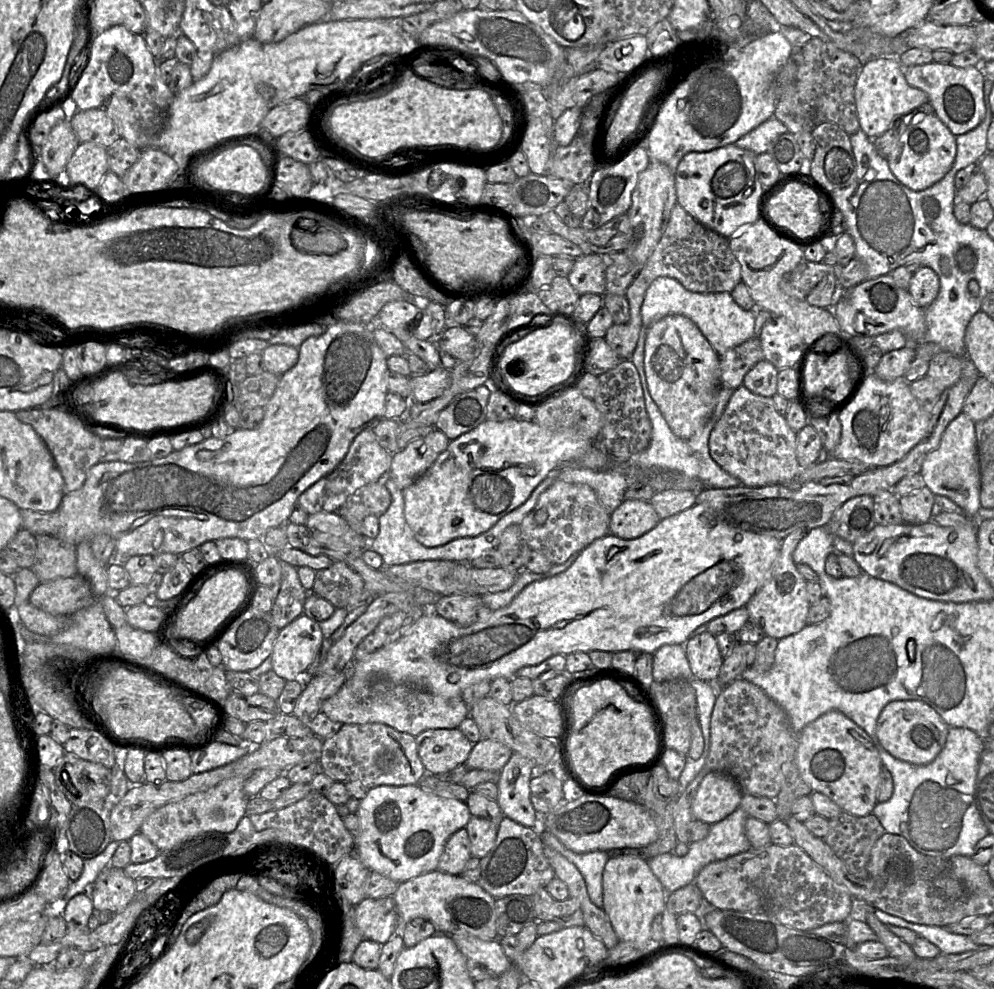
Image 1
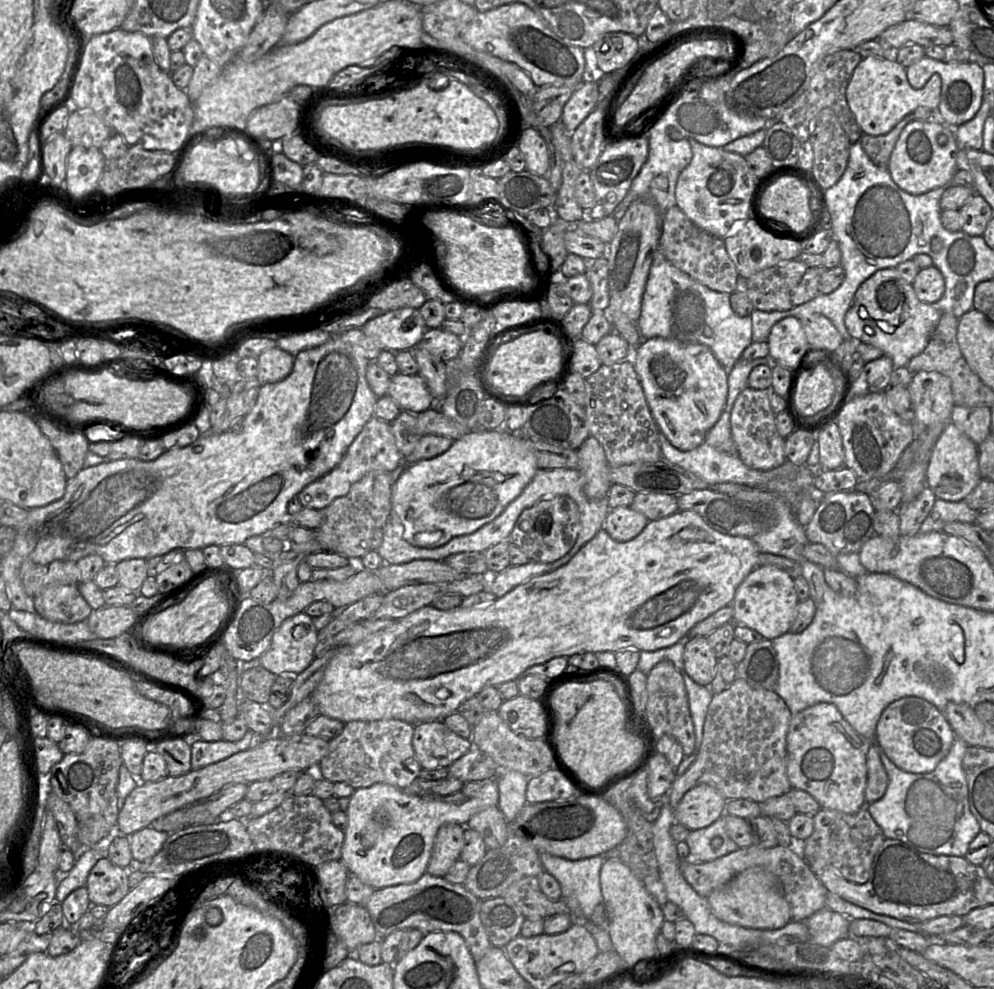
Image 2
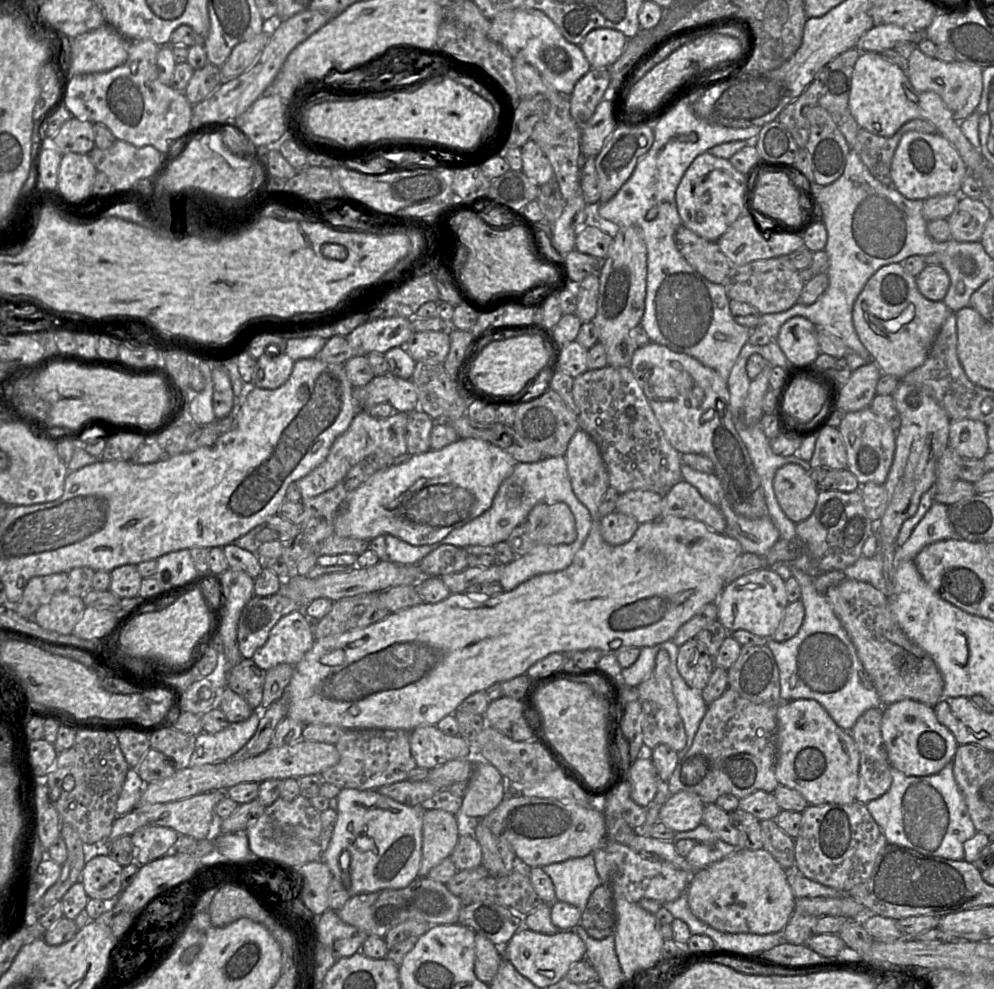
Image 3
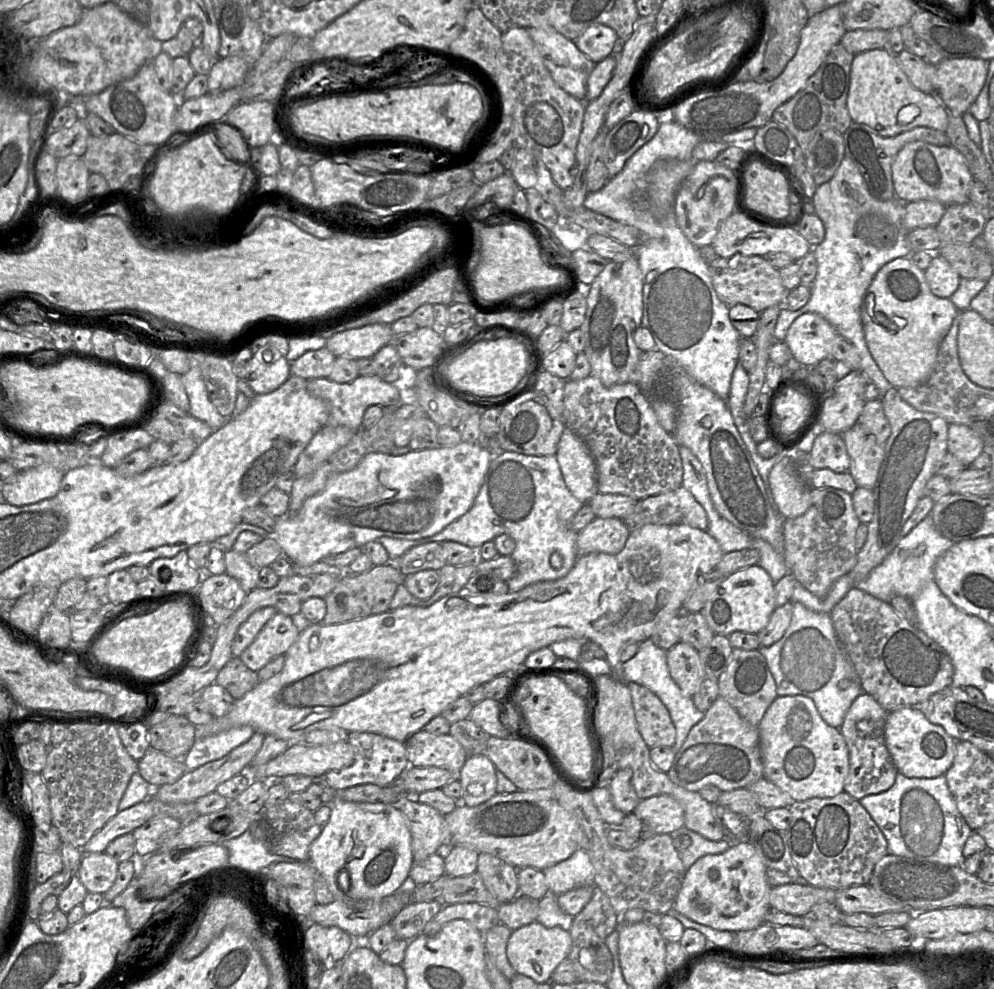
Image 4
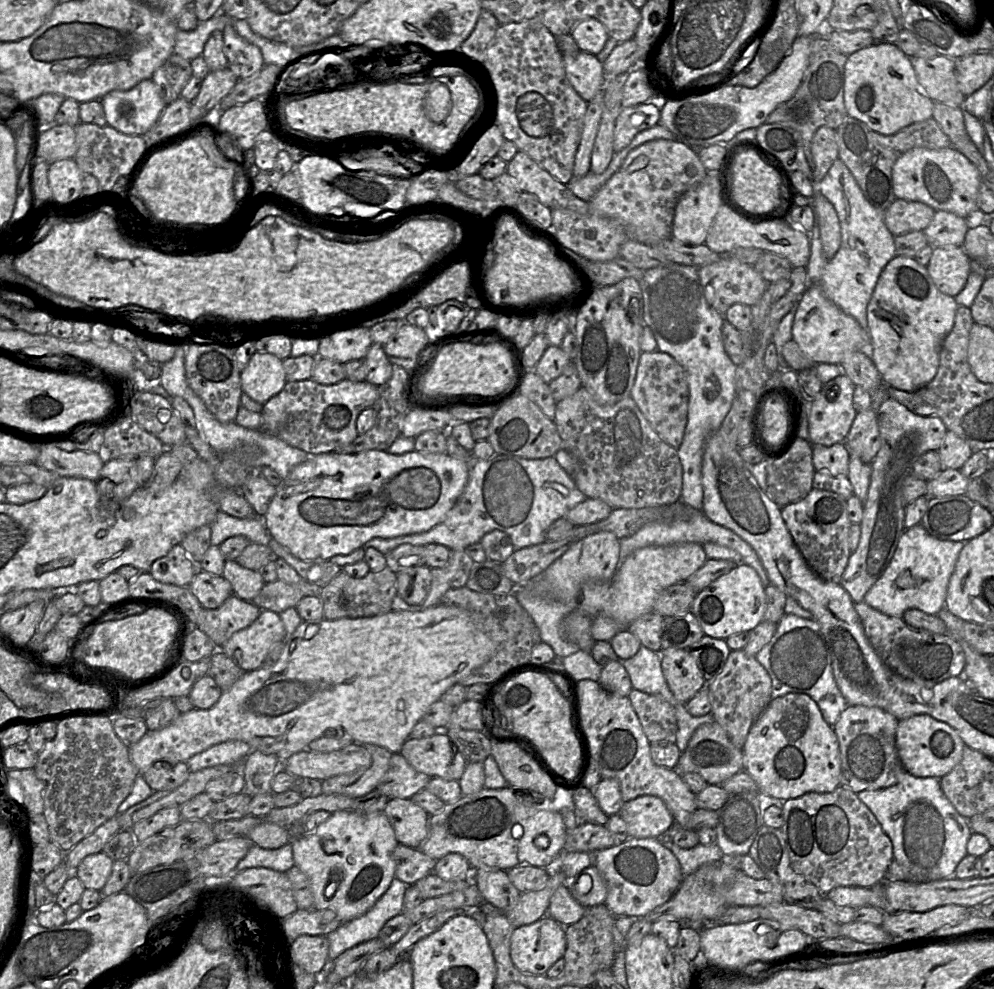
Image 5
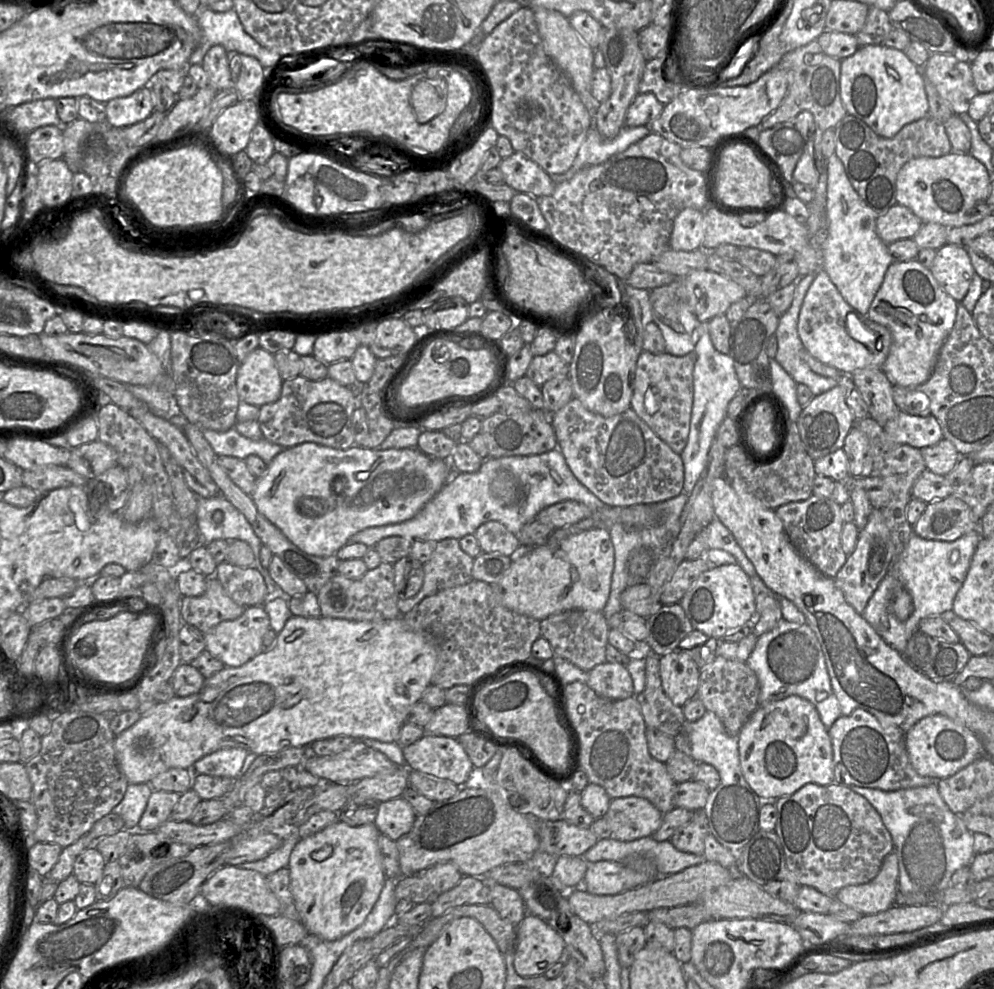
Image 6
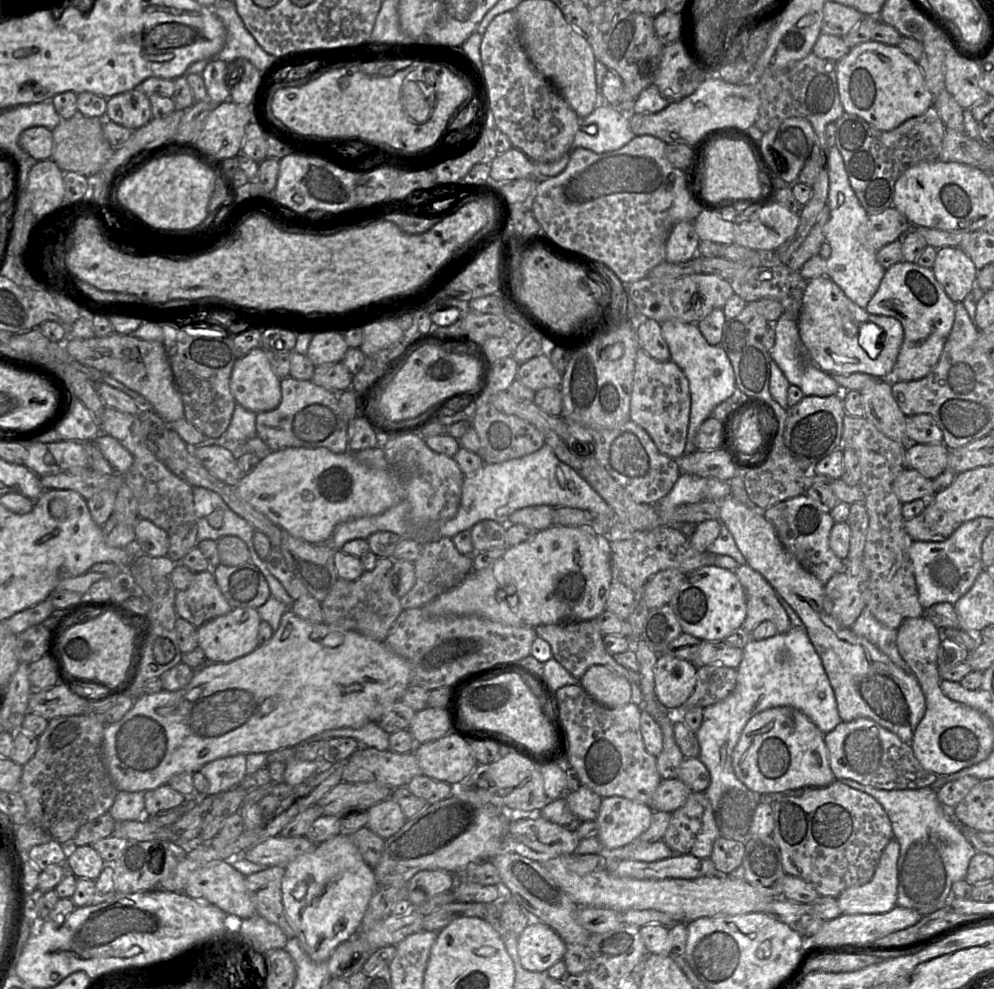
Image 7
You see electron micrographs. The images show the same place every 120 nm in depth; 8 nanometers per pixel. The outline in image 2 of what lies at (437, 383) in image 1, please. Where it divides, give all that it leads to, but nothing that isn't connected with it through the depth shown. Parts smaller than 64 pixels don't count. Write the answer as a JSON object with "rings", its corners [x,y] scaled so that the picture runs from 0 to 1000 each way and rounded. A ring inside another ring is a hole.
{"rings":[[[399,377],[392,382],[389,399],[392,400],[404,416],[422,419],[438,410],[426,382],[419,379]]]}

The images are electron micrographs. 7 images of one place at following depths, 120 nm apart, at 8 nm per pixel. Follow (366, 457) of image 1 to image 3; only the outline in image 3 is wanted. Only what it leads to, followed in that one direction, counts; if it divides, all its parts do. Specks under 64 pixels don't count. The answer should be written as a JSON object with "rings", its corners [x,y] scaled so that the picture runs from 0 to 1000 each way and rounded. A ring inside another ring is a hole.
{"rings":[[[360,416],[350,434],[336,445],[328,464],[299,486],[303,505],[314,504],[334,494],[357,469],[376,456],[386,456],[396,463],[407,459],[409,427],[410,418],[406,417],[396,417],[389,423],[378,424],[369,416]]]}

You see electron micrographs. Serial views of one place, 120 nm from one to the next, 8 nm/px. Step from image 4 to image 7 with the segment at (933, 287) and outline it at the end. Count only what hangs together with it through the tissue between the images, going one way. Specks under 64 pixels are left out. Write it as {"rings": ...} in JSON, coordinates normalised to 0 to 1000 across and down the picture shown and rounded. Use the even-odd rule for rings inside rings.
{"rings":[[[965,250],[943,252],[938,273],[953,299],[962,305],[969,303],[980,291],[984,272]]]}

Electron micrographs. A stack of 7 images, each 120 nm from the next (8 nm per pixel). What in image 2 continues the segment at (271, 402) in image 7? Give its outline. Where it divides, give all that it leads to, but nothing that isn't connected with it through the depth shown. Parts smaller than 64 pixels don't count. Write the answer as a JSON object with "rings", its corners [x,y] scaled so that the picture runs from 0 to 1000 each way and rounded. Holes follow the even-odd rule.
{"rings":[[[280,351],[265,355],[259,363],[258,381],[263,389],[287,383],[293,377],[296,368],[296,361]]]}

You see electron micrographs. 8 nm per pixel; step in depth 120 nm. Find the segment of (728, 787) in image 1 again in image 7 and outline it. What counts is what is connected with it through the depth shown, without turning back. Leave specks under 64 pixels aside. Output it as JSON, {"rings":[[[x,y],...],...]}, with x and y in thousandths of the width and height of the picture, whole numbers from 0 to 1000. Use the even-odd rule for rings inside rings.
{"rings":[[[626,805],[607,806],[600,827],[602,848],[617,858],[636,852],[655,834],[656,817]]]}

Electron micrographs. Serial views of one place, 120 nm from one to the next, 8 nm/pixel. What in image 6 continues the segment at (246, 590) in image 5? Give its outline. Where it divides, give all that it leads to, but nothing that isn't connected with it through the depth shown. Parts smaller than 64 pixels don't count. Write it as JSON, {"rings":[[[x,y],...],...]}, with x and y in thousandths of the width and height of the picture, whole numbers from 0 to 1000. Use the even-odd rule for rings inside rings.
{"rings":[[[224,567],[215,582],[227,600],[244,614],[265,612],[270,606],[266,584],[257,573],[240,573]]]}

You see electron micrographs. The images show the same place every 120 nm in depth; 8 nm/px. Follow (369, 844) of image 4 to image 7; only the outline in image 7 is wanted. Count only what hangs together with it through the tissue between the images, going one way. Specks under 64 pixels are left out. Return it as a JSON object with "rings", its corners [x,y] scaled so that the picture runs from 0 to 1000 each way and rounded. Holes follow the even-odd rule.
{"rings":[[[350,841],[341,843],[319,853],[314,861],[299,866],[288,877],[284,888],[284,914],[287,924],[295,936],[304,960],[317,973],[328,972],[335,961],[354,947],[363,936],[370,913],[381,897],[375,878],[364,868]]]}

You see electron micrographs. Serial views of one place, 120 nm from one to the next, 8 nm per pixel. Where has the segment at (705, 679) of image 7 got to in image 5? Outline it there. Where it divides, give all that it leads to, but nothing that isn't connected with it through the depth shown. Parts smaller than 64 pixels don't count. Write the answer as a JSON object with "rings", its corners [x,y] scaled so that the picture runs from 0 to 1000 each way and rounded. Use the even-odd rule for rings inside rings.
{"rings":[[[735,657],[727,677],[717,688],[712,689],[710,695],[718,729],[730,739],[742,757],[747,757],[756,735],[777,708],[775,683],[760,663],[752,663],[747,657]]]}

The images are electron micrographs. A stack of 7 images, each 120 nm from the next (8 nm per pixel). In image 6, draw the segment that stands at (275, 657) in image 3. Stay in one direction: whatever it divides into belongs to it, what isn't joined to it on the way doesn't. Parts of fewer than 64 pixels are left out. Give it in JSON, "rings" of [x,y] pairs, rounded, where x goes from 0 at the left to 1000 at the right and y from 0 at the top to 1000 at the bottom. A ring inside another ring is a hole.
{"rings":[[[265,612],[249,613],[241,624],[223,628],[205,641],[206,655],[226,673],[240,674],[265,658],[264,647],[270,636],[272,636],[272,627]]]}

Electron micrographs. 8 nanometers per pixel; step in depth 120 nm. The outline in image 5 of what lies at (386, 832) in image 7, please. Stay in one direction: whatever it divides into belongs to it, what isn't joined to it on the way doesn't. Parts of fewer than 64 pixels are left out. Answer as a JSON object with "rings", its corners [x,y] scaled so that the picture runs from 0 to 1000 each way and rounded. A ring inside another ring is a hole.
{"rings":[[[392,807],[385,819],[400,852],[422,857],[431,845],[432,823],[412,807]]]}

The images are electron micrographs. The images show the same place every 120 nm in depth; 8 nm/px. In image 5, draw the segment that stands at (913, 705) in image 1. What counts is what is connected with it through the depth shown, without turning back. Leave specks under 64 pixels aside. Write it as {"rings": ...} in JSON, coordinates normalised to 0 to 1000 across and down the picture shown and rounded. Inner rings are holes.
{"rings":[[[921,723],[903,730],[901,738],[903,765],[909,780],[918,785],[948,787],[966,770],[971,754],[957,734],[935,723]]]}

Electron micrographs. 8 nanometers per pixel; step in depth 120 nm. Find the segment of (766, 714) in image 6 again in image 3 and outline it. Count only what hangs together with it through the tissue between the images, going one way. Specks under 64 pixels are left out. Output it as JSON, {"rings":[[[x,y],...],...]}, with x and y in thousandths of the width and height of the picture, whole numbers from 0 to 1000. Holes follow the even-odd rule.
{"rings":[[[819,707],[787,710],[782,718],[780,784],[785,794],[806,802],[814,814],[855,813],[861,806],[865,763],[856,742],[846,737]]]}

